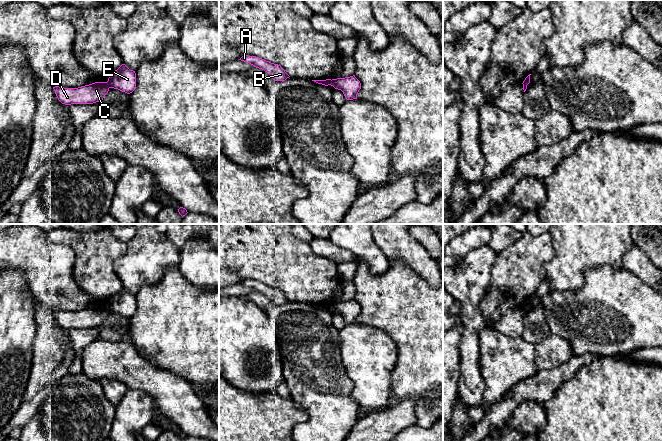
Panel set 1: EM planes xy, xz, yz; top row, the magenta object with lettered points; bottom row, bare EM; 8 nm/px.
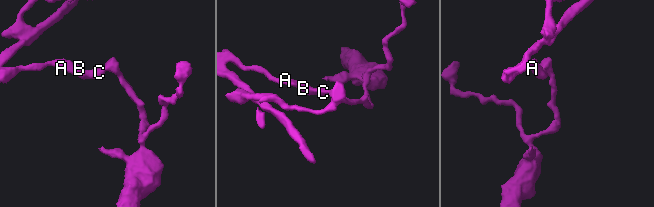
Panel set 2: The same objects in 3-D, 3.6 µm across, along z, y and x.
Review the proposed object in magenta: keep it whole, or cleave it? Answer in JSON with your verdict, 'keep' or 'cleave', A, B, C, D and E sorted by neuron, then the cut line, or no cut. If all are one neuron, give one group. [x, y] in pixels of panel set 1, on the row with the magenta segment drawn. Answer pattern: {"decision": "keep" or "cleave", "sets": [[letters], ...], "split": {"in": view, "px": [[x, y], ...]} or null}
{"decision": "cleave", "sets": [["A", "B", "C", "D"], ["E"]], "split": {"in": "xy", "px": [[106, 82], [110, 87]]}}

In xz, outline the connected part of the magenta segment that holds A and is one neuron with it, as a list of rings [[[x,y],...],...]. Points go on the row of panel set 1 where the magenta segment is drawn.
[[[243,55],[239,60],[253,65],[267,72],[274,81],[285,81],[290,76],[278,64],[271,63],[256,56]]]

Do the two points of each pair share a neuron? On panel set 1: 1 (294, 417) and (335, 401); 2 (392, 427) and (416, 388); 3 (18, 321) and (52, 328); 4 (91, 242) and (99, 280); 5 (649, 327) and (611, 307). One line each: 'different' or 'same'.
1: different
2: different
3: different
4: same
5: same

